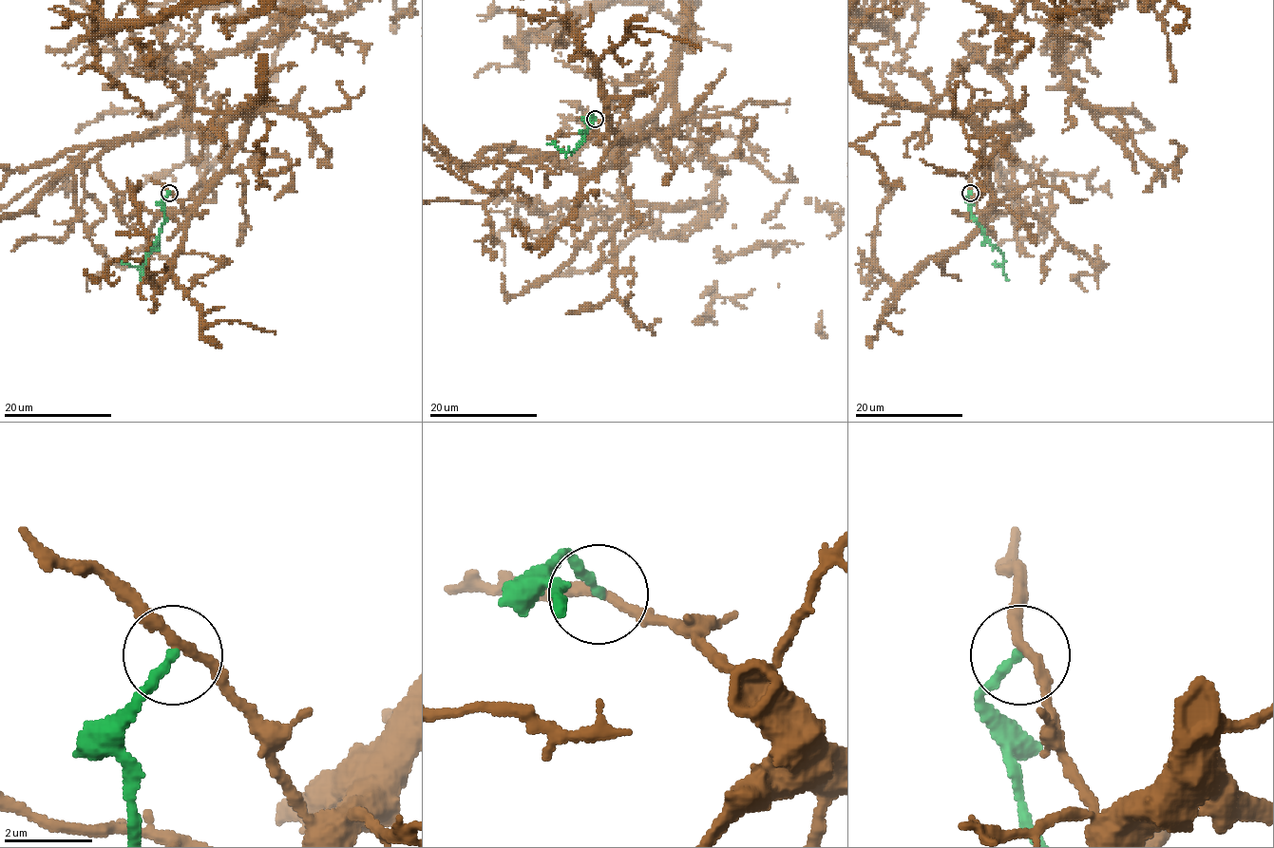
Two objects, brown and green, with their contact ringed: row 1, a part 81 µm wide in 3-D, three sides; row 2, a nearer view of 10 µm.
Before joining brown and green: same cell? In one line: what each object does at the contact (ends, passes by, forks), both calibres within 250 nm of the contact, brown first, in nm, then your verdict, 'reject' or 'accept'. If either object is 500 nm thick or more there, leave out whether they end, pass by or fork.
brown passes by | green ends | 240/240 nm | reject

